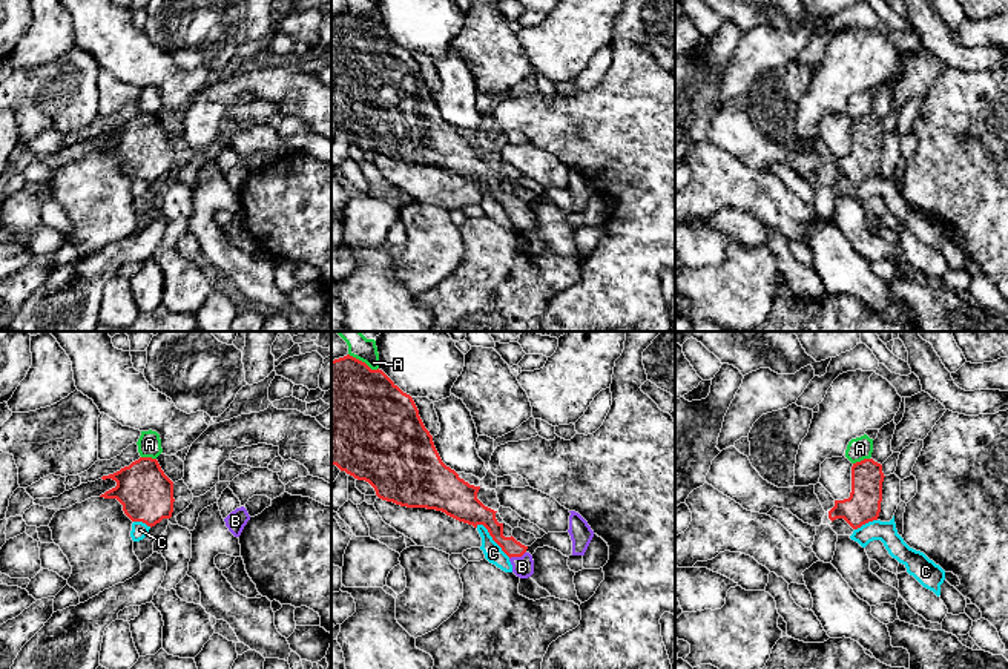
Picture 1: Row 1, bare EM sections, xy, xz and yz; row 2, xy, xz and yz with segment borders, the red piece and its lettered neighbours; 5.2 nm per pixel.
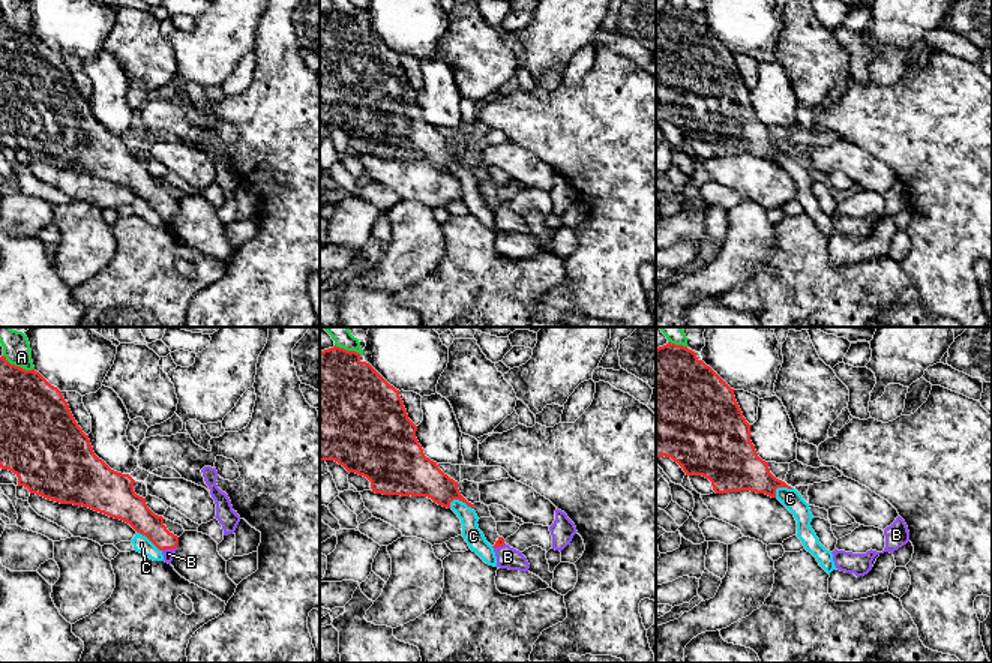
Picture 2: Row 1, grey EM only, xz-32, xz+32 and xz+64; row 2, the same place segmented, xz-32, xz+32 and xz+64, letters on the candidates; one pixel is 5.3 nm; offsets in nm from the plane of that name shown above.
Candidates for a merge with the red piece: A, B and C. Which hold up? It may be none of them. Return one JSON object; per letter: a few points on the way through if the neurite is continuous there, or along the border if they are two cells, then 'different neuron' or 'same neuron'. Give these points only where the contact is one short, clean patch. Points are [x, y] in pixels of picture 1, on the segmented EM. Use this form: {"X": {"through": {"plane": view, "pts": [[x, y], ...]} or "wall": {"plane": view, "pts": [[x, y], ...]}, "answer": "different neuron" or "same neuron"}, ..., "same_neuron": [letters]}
{"A": {"answer": "different neuron"}, "B": {"through": {"plane": "xz", "pts": [[513, 548], [517, 556], [522, 566]]}, "answer": "same neuron"}, "C": {"answer": "different neuron"}, "same_neuron": ["B"]}

